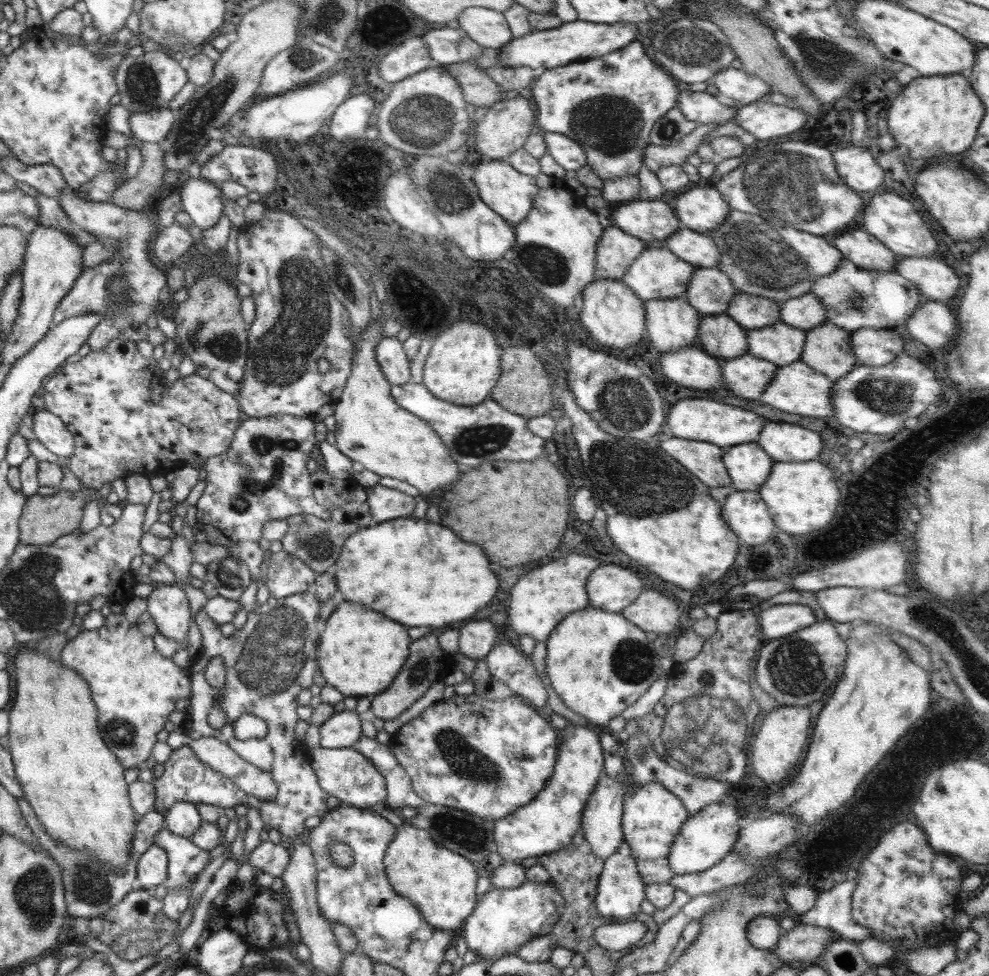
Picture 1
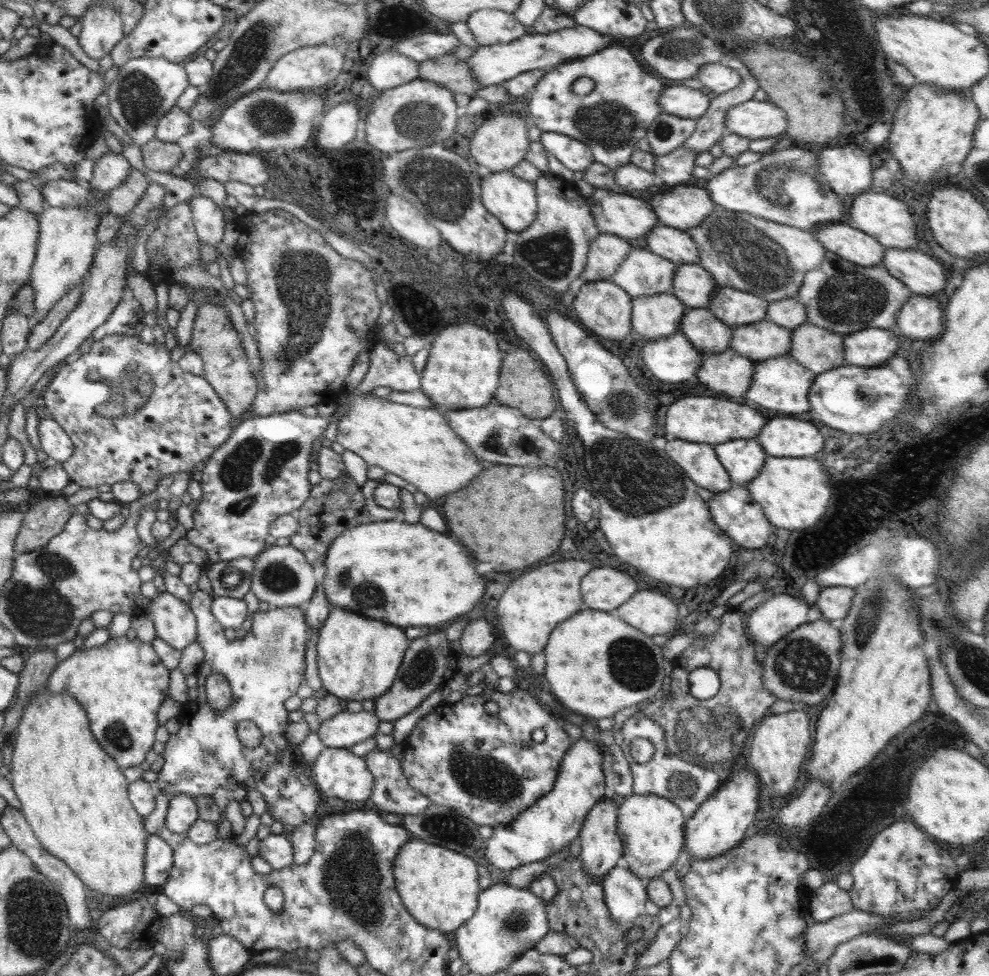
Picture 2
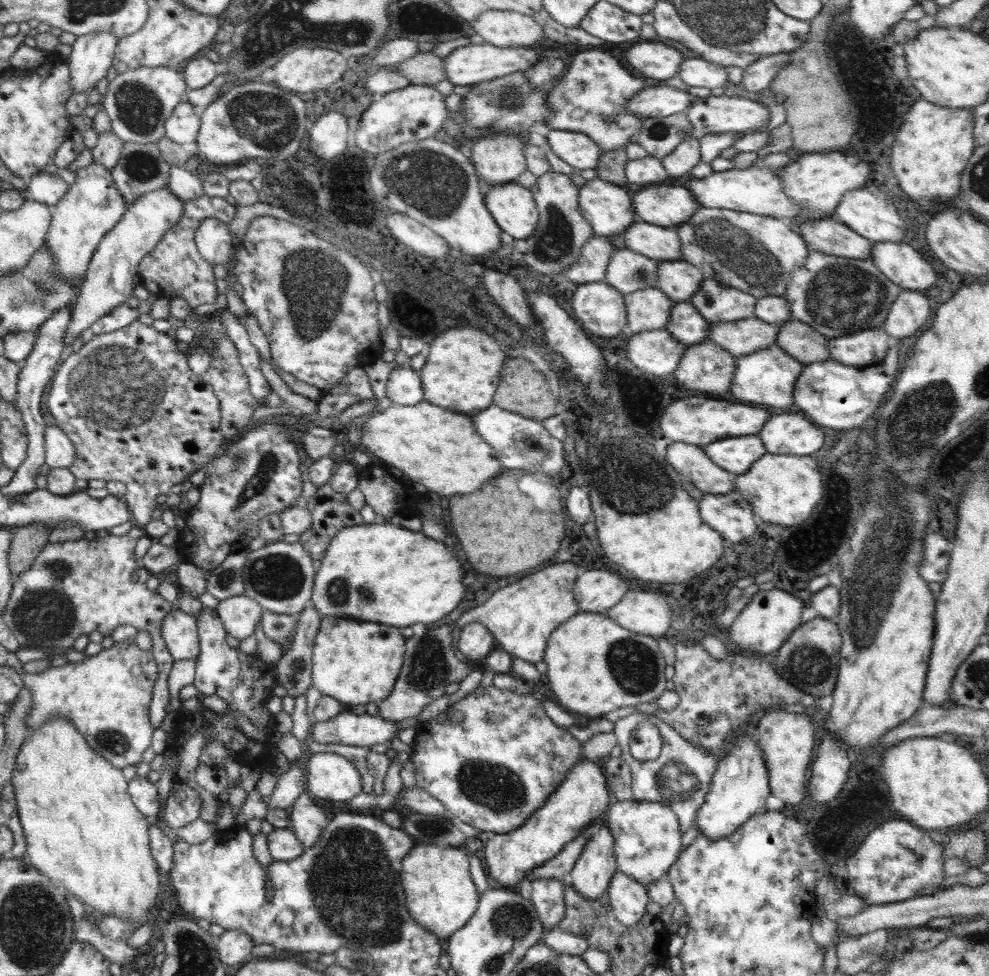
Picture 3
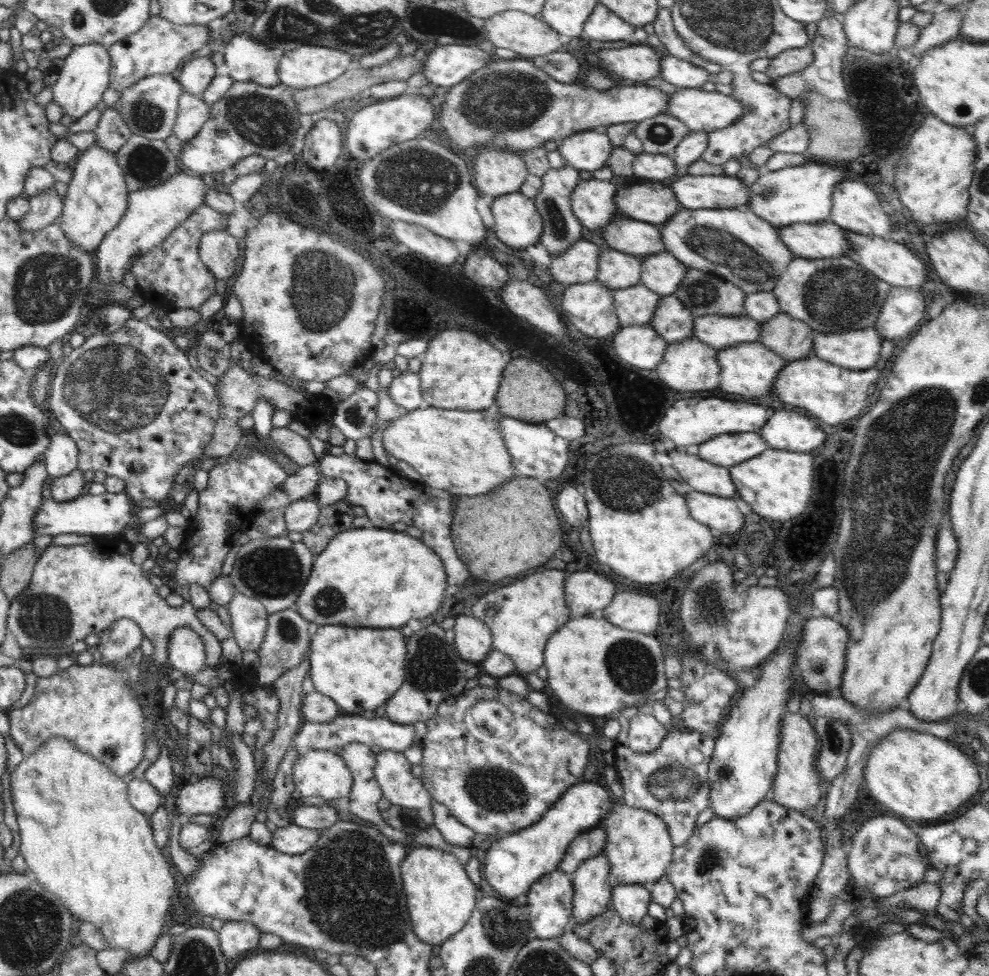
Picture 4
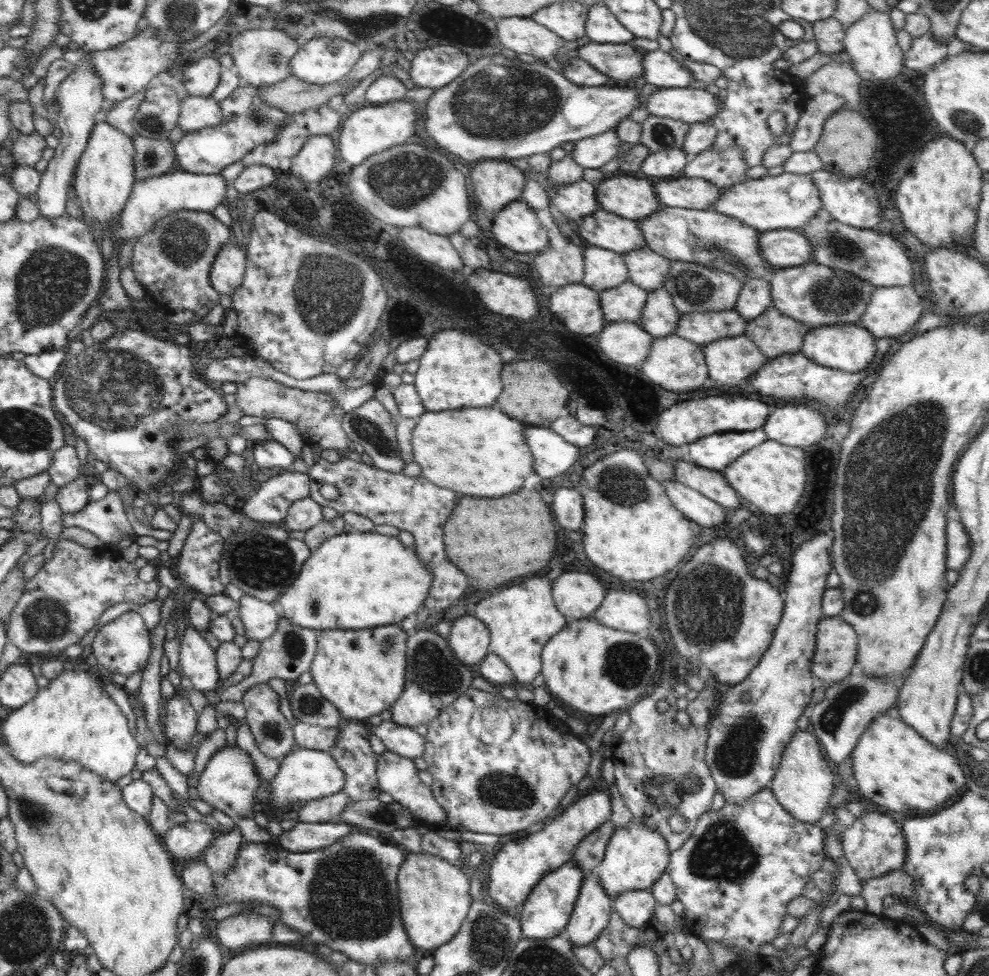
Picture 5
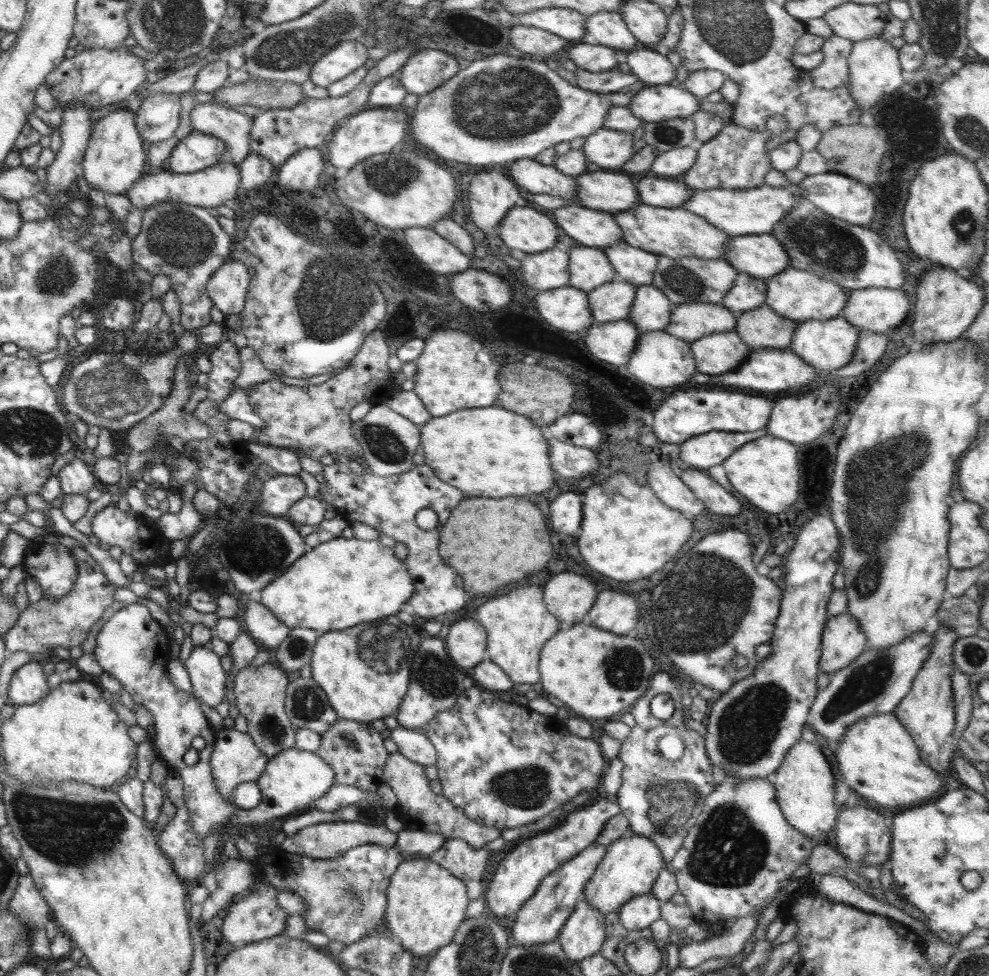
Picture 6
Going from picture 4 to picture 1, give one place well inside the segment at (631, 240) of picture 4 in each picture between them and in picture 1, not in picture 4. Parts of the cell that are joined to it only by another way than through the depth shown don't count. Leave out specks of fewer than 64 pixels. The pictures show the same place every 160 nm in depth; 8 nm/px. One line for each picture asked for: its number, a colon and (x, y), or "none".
1: (697, 249)
2: (677, 246)
3: (659, 243)

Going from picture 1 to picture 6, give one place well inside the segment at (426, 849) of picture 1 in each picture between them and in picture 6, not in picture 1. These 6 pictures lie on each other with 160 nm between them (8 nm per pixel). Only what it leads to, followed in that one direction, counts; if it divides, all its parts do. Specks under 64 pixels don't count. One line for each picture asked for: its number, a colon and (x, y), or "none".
2: (439, 887)
3: (440, 895)
4: (440, 896)
5: (434, 897)
6: (426, 904)

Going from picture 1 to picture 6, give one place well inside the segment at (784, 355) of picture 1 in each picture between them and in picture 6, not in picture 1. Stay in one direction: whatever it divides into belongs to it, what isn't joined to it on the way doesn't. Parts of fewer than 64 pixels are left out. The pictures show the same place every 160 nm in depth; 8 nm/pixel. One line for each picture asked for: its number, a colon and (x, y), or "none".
2: (758, 341)
3: (739, 338)
4: (719, 332)
5: (701, 329)
6: (689, 322)

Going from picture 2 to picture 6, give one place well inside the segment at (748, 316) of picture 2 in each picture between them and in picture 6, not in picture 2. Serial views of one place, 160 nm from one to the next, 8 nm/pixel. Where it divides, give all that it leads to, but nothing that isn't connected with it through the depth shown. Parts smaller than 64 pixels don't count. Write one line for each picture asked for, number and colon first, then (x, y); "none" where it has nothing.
3: (716, 302)
4: (702, 293)
5: (694, 288)
6: (687, 280)

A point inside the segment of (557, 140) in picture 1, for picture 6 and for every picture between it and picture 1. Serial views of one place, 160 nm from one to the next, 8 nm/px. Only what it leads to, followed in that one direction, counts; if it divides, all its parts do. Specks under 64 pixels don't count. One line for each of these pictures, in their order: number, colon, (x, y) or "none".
2: (574, 154)
3: (580, 151)
4: (589, 150)
5: (592, 152)
6: (609, 149)

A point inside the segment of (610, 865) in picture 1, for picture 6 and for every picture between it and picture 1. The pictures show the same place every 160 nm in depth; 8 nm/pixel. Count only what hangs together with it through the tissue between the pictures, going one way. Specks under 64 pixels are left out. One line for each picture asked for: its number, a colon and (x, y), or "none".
2: (625, 894)
3: (628, 898)
4: (630, 901)
5: (636, 908)
6: (640, 912)

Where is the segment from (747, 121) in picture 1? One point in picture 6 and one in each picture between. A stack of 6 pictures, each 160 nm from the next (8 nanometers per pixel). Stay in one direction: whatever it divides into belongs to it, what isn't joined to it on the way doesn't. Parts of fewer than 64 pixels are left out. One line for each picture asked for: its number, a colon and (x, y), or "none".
2: (752, 119)
3: (714, 114)
4: (700, 110)
5: (690, 105)
6: (655, 104)

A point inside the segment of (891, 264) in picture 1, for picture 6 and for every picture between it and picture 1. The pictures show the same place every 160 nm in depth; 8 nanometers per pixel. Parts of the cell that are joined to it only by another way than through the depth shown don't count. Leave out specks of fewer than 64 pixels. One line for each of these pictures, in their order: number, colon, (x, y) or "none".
2: (847, 241)
3: (827, 235)
4: (825, 239)
5: (782, 248)
6: (762, 256)

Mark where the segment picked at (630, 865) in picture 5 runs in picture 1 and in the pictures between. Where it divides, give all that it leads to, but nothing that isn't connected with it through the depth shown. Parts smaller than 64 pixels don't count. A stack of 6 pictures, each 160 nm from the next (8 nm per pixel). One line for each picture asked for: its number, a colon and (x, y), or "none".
1: (652, 816)
2: (652, 828)
3: (647, 836)
4: (639, 850)

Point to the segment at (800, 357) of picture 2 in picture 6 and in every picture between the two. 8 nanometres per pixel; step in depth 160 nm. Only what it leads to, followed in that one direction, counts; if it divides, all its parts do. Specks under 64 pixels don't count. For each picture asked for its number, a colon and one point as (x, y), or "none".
3: (801, 342)
4: (791, 339)
5: (774, 334)
6: (760, 328)

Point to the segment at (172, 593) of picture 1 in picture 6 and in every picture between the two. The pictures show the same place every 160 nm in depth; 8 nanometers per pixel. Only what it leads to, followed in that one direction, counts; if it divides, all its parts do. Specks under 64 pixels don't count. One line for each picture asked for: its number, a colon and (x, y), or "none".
2: (175, 623)
3: (179, 630)
4: (186, 652)
5: (198, 662)
6: (206, 673)

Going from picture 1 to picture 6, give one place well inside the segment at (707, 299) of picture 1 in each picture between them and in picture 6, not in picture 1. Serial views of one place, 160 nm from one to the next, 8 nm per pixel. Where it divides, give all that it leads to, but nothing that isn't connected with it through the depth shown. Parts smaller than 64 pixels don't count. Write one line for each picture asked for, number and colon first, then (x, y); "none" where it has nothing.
2: (692, 284)
3: (679, 280)
4: (661, 273)
5: (647, 269)
6: (635, 266)

